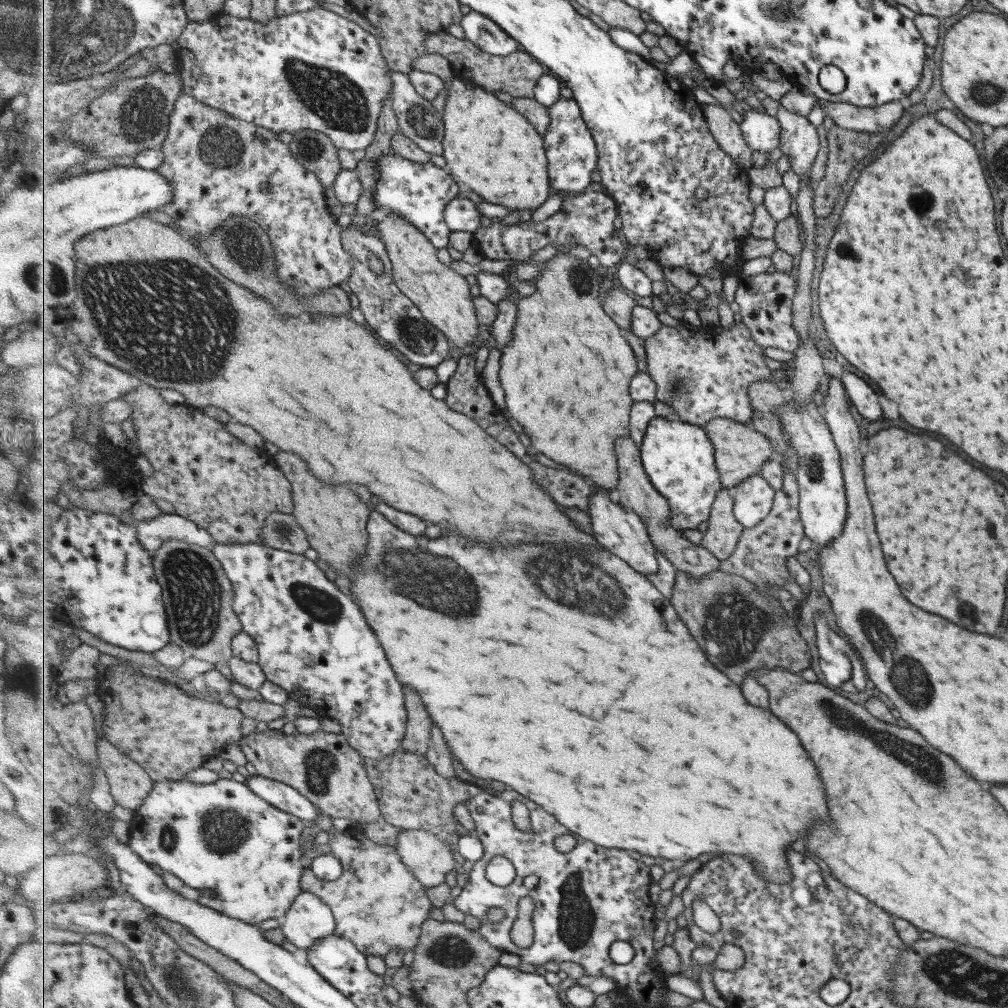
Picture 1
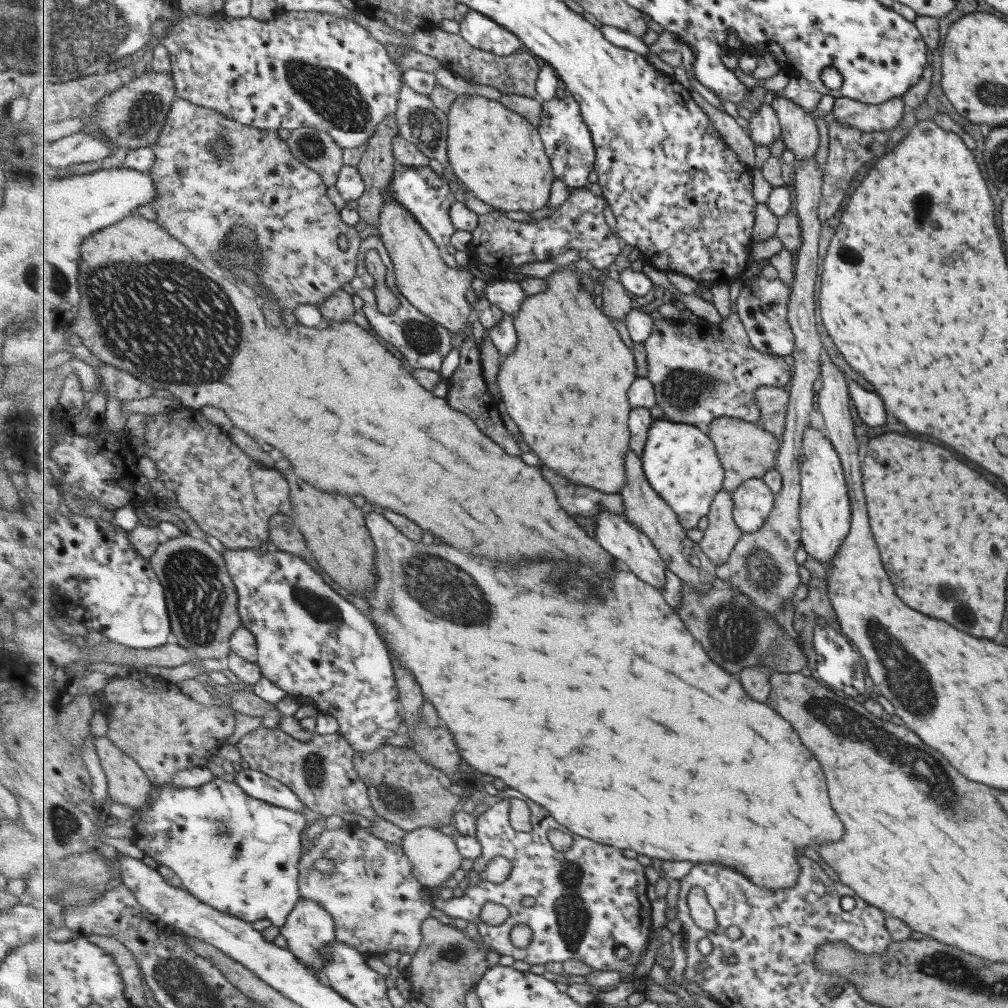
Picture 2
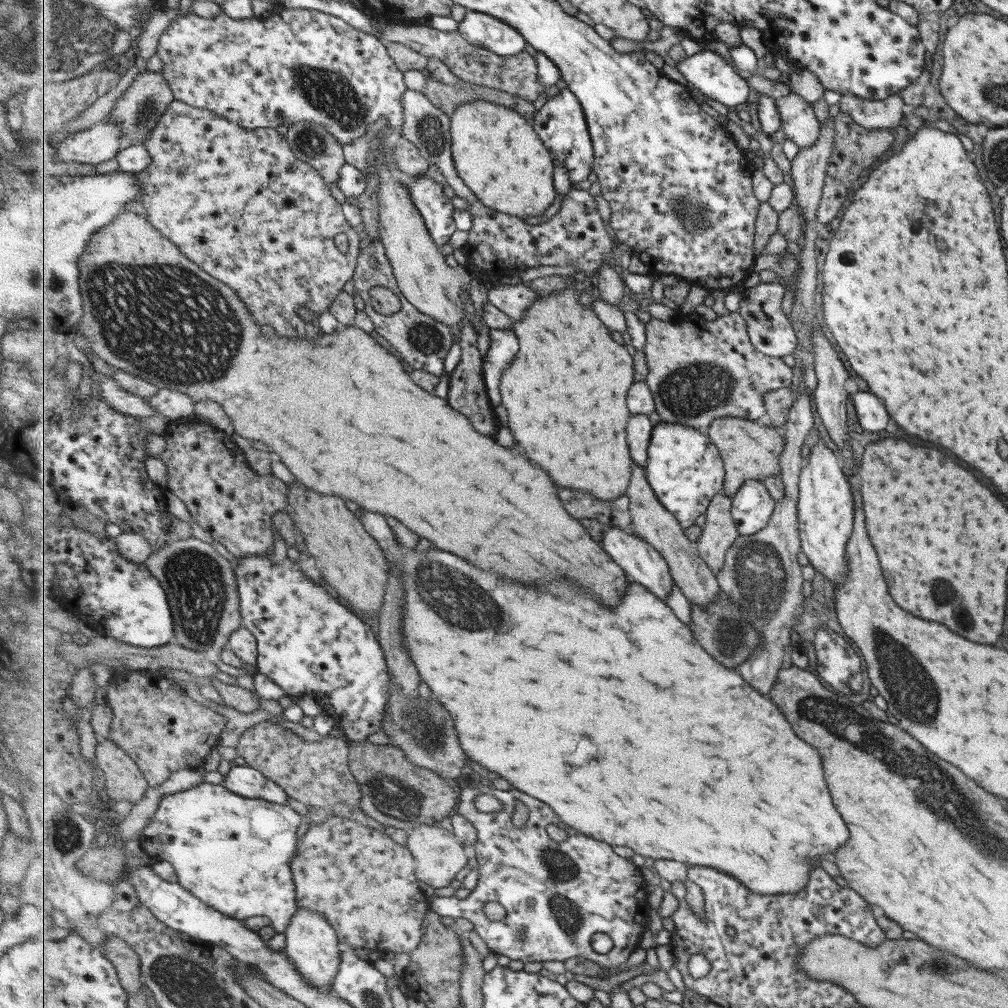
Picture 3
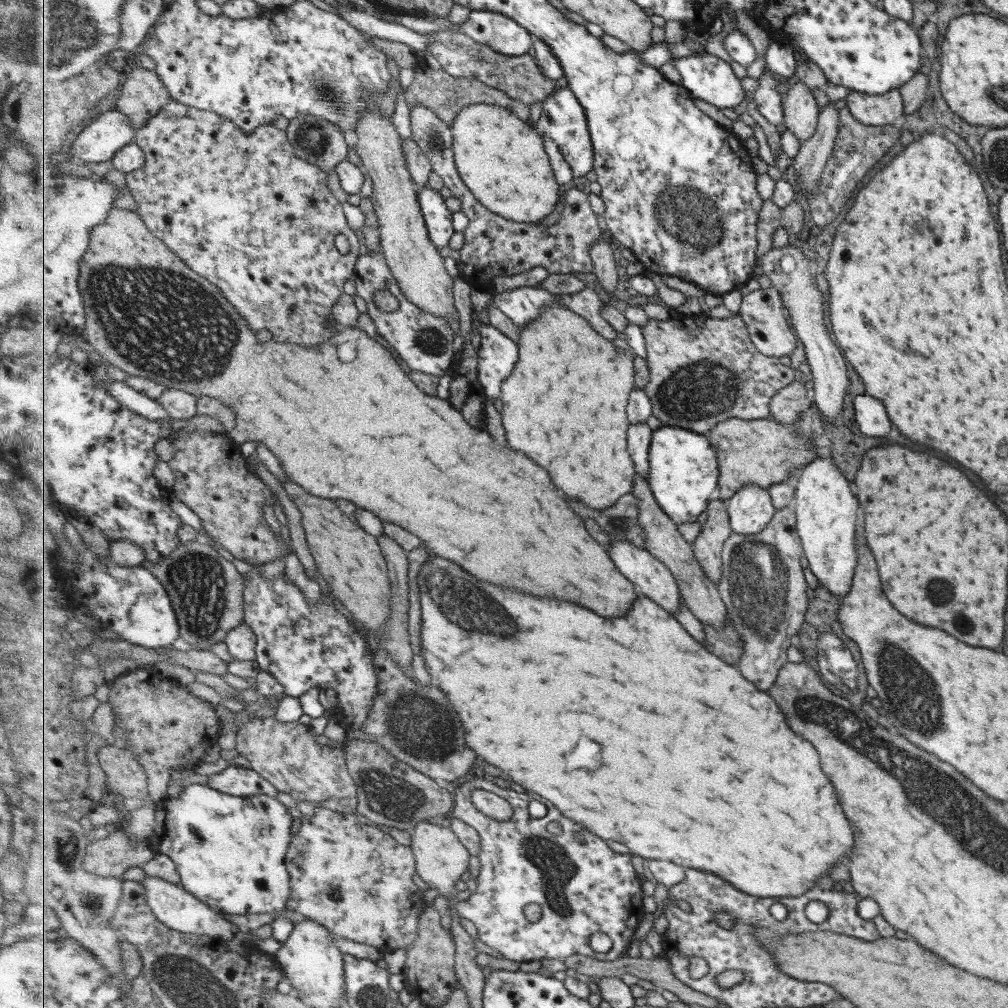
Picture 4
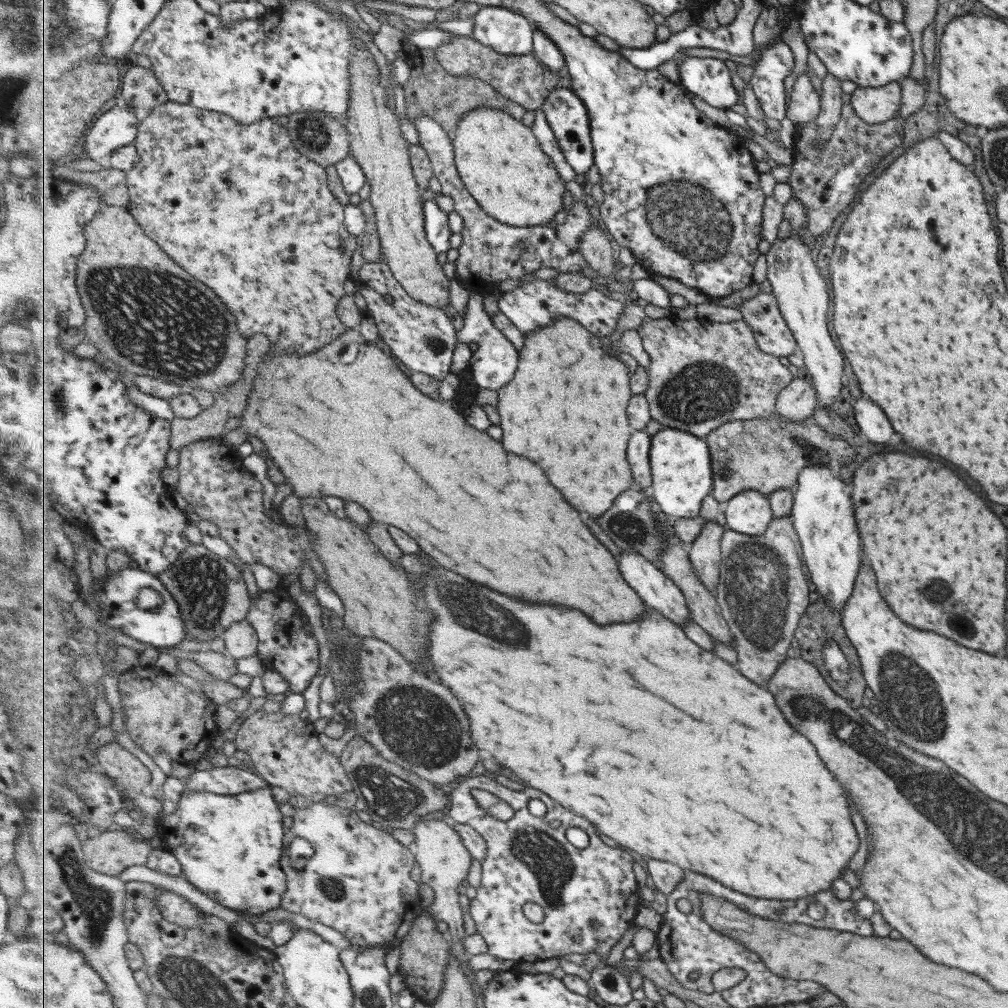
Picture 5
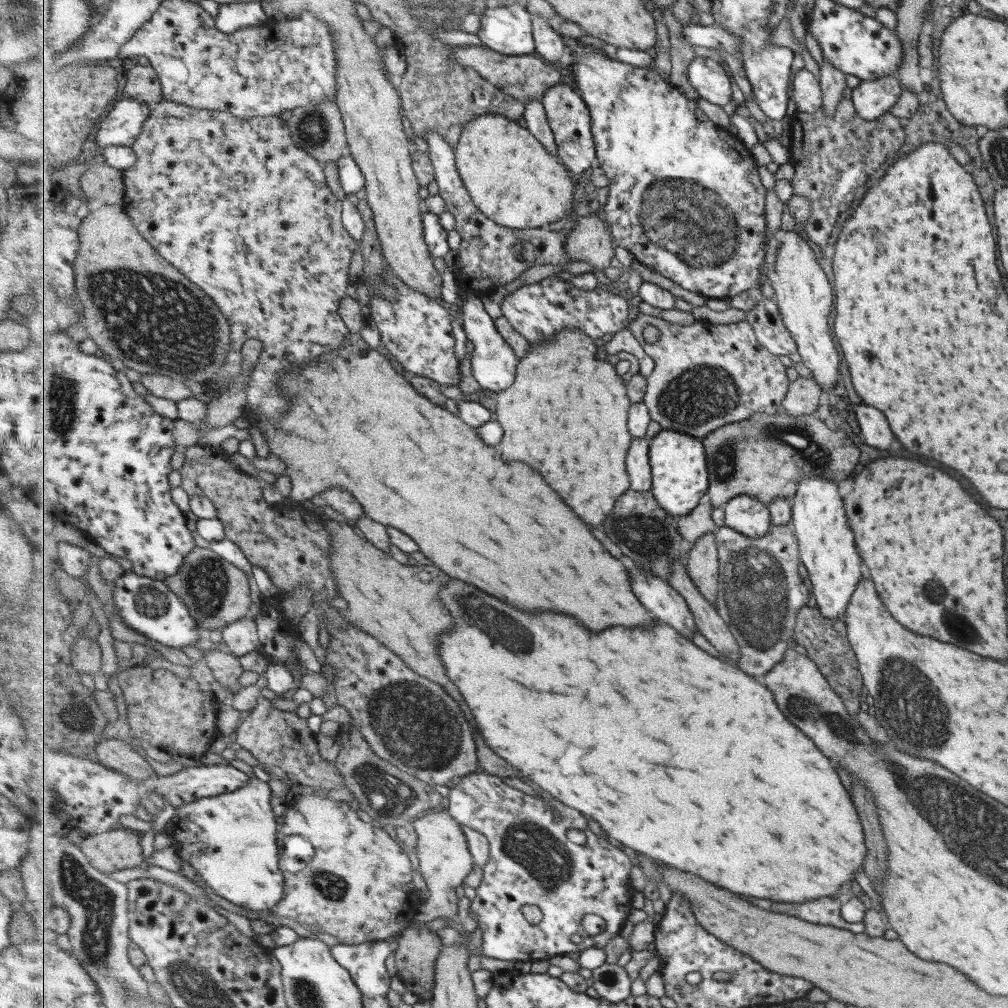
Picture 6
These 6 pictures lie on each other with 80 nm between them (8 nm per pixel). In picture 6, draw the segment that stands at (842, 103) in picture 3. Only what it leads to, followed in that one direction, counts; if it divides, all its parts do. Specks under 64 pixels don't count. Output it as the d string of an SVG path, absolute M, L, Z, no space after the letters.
M891 74L873 80L861 80L852 88L850 102L859 118L876 120L897 102L900 90L899 80Z

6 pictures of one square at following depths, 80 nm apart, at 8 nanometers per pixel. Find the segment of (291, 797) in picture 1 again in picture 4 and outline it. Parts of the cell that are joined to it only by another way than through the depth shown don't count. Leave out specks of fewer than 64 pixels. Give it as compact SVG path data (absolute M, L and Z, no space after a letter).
M236 764L227 766L220 773L209 776L205 785L211 785L218 791L224 791L225 794L240 797L259 794L268 794L275 797L280 792L274 783L269 782L268 778L261 776L252 767L243 768Z

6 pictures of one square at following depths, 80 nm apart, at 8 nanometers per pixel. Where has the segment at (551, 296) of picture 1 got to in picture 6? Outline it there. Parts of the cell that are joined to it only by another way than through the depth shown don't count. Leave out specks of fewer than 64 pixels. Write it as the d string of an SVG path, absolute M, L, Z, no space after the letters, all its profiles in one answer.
M565 329L554 339L532 345L532 349L520 359L518 368L515 384L494 395L495 420L505 426L505 442L501 442L503 458L509 462L521 460L531 464L543 472L543 478L563 494L565 502L569 502L585 522L593 526L603 524L603 520L613 512L617 498L631 488L625 458L633 436L627 428L631 400L627 396L625 380L615 370L615 364L599 358L595 339L579 329Z

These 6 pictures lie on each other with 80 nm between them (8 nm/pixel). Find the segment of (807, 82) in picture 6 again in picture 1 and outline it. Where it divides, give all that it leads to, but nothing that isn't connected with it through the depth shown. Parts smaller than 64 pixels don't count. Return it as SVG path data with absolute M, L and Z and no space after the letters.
M780 104L776 117L782 126L780 152L790 158L793 172L801 176L811 168L811 162L817 156L817 132L805 116L795 114Z

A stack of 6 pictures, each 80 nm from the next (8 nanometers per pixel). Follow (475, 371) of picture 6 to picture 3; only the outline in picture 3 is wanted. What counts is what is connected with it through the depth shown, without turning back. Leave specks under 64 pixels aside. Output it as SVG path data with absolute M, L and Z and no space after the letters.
M490 329L490 343L484 361L484 379L491 402L501 404L502 394L499 390L505 366L511 364L519 352L519 340L513 329Z

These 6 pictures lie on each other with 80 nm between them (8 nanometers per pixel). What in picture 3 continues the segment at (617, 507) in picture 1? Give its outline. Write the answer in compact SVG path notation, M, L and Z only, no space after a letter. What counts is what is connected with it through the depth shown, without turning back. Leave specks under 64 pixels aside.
M607 527L605 536L603 536L603 546L605 550L623 567L623 570L629 576L629 580L645 586L653 594L661 597L665 602L668 596L673 593L675 588L674 577L664 556L645 539L642 539L636 533L630 533L623 527Z

